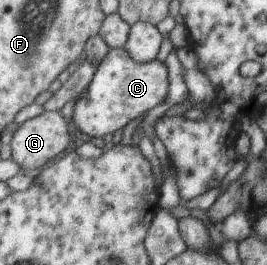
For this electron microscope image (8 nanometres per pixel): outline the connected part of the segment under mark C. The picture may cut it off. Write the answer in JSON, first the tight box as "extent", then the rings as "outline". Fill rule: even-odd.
{"extent":[73,48,166,138],"outline":[[[124,48],[110,49],[95,70],[94,77],[74,106],[73,121],[76,129],[94,138],[114,134],[123,129],[136,116],[144,115],[166,99],[166,68],[158,59],[136,64]]]}

